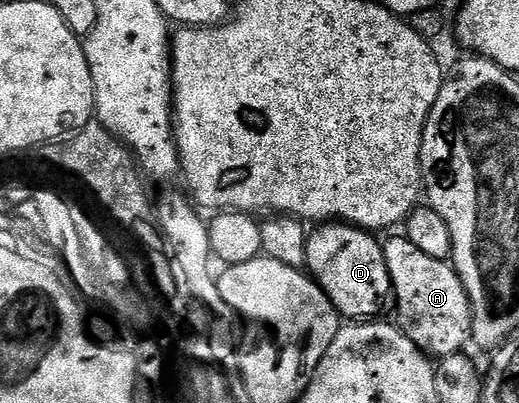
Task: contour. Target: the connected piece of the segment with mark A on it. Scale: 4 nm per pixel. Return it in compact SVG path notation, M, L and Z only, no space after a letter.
M404 235L385 240L383 247L392 280L394 305L396 301L395 324L429 358L439 359L461 352L472 335L472 308L466 287L455 268L448 261L439 261L434 255L418 251Z

